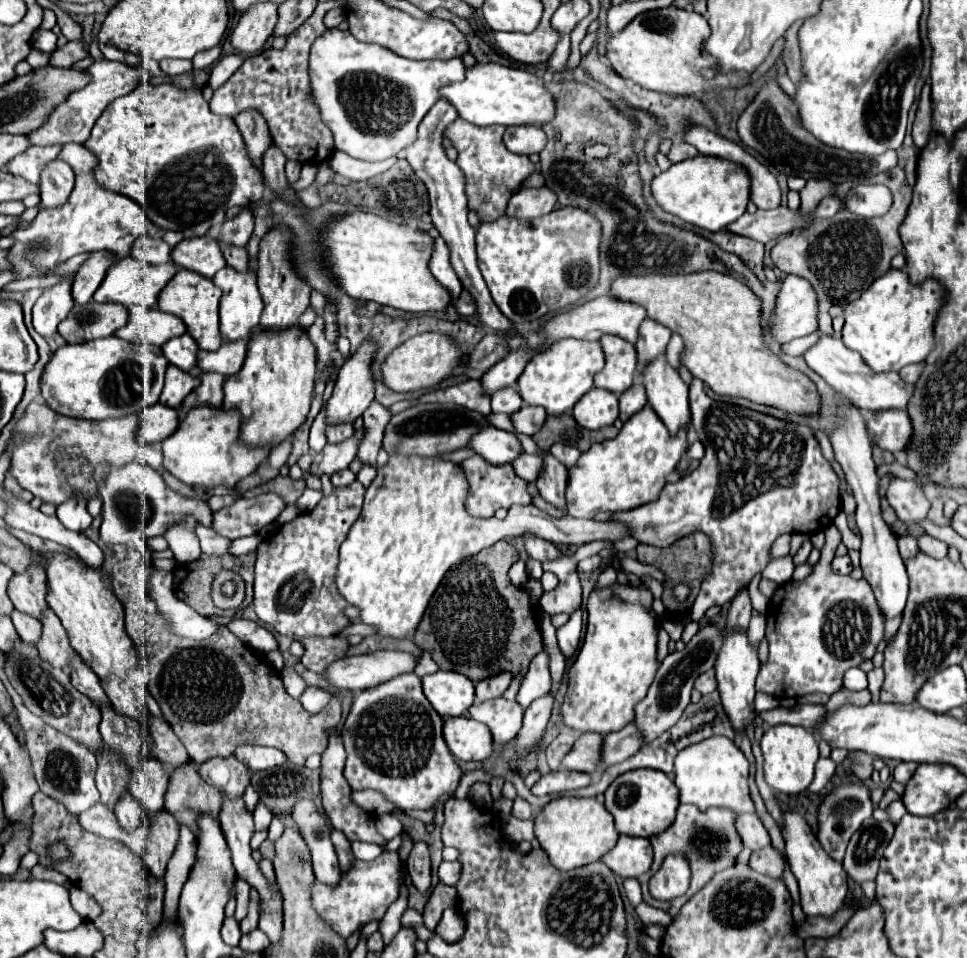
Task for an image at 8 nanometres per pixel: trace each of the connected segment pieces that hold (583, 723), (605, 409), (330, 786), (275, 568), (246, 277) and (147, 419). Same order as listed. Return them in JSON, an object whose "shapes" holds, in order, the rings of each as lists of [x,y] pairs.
{"shapes":[[[[615,586],[603,590],[595,588],[589,596],[587,612],[589,624],[583,638],[583,646],[567,672],[569,682],[573,682],[573,688],[565,694],[565,702],[561,704],[561,718],[567,728],[573,728],[577,732],[597,732],[605,736],[621,730],[633,720],[635,704],[645,698],[653,682],[653,676],[657,672],[657,624],[653,612],[645,610],[639,604],[625,602]]],[[[599,388],[587,392],[573,408],[573,418],[577,420],[579,426],[587,430],[599,430],[611,426],[617,420],[617,416],[619,416],[617,396]]],[[[331,730],[329,736],[329,746],[327,750],[321,754],[321,796],[323,796],[323,808],[327,818],[331,820],[333,828],[341,830],[349,840],[363,840],[363,842],[377,842],[379,846],[383,846],[385,842],[377,836],[375,832],[375,816],[361,810],[359,806],[355,806],[349,798],[351,794],[351,786],[347,784],[345,776],[343,776],[343,766],[345,766],[345,750],[343,750],[343,742],[341,736],[335,734],[335,730]]],[[[355,480],[347,488],[335,488],[329,498],[321,498],[313,512],[303,512],[295,520],[283,524],[273,536],[265,538],[257,548],[255,562],[255,614],[257,618],[273,626],[279,634],[289,636],[293,640],[303,636],[335,636],[343,630],[349,620],[343,616],[343,608],[347,602],[335,592],[335,568],[339,562],[339,546],[343,544],[351,524],[361,516],[365,488]]],[[[221,268],[219,274],[213,278],[215,286],[223,290],[221,296],[221,306],[219,306],[219,318],[221,318],[221,334],[223,340],[233,342],[233,340],[249,340],[251,330],[259,326],[259,316],[263,312],[263,302],[257,292],[255,284],[255,270],[251,272],[233,272],[233,268]]],[[[157,402],[151,408],[145,408],[141,412],[141,426],[137,430],[137,440],[143,446],[153,444],[157,440],[171,436],[177,430],[177,426],[179,426],[177,410]]]]}

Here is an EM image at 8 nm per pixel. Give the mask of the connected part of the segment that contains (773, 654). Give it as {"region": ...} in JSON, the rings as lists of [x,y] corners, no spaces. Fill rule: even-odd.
{"region":[[[835,524],[825,528],[825,548],[821,550],[821,560],[813,566],[813,572],[801,582],[785,582],[781,584],[767,608],[767,640],[769,640],[769,658],[761,666],[757,676],[755,690],[765,692],[775,698],[801,698],[807,694],[835,694],[843,686],[843,672],[847,668],[859,666],[865,658],[871,658],[877,644],[883,638],[883,616],[879,616],[879,606],[875,604],[875,596],[871,586],[861,578],[853,580],[851,576],[841,576],[831,572],[831,560],[835,548],[841,544],[841,534]]]}

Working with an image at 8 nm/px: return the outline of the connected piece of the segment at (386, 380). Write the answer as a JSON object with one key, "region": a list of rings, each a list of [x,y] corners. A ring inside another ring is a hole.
{"region":[[[419,334],[397,346],[381,364],[381,382],[395,392],[413,392],[419,388],[431,388],[445,380],[453,368],[461,364],[459,348],[443,334]]]}

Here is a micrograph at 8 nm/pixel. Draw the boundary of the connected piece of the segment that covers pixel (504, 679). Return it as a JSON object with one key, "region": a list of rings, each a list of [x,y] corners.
{"region":[[[503,672],[503,676],[493,676],[491,680],[481,680],[475,688],[477,688],[477,698],[475,702],[487,702],[487,700],[495,700],[501,698],[503,692],[509,688],[511,684],[511,676],[507,676],[507,672]]]}

